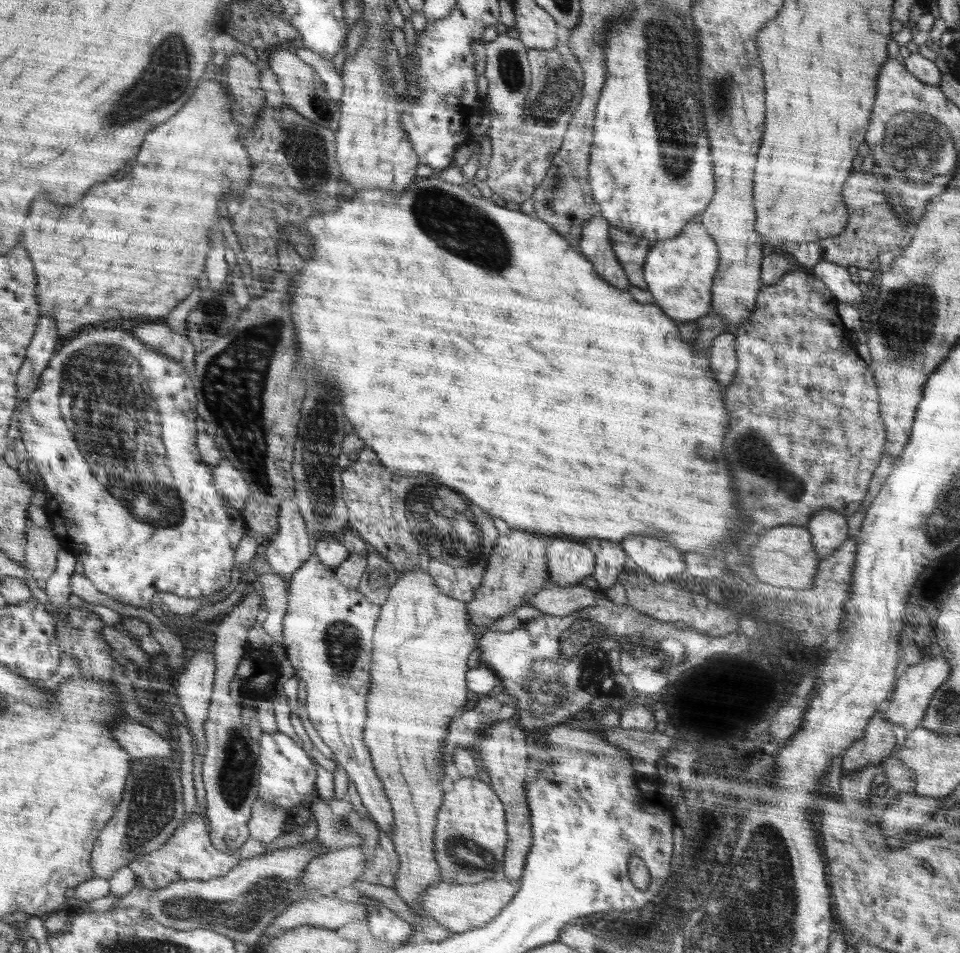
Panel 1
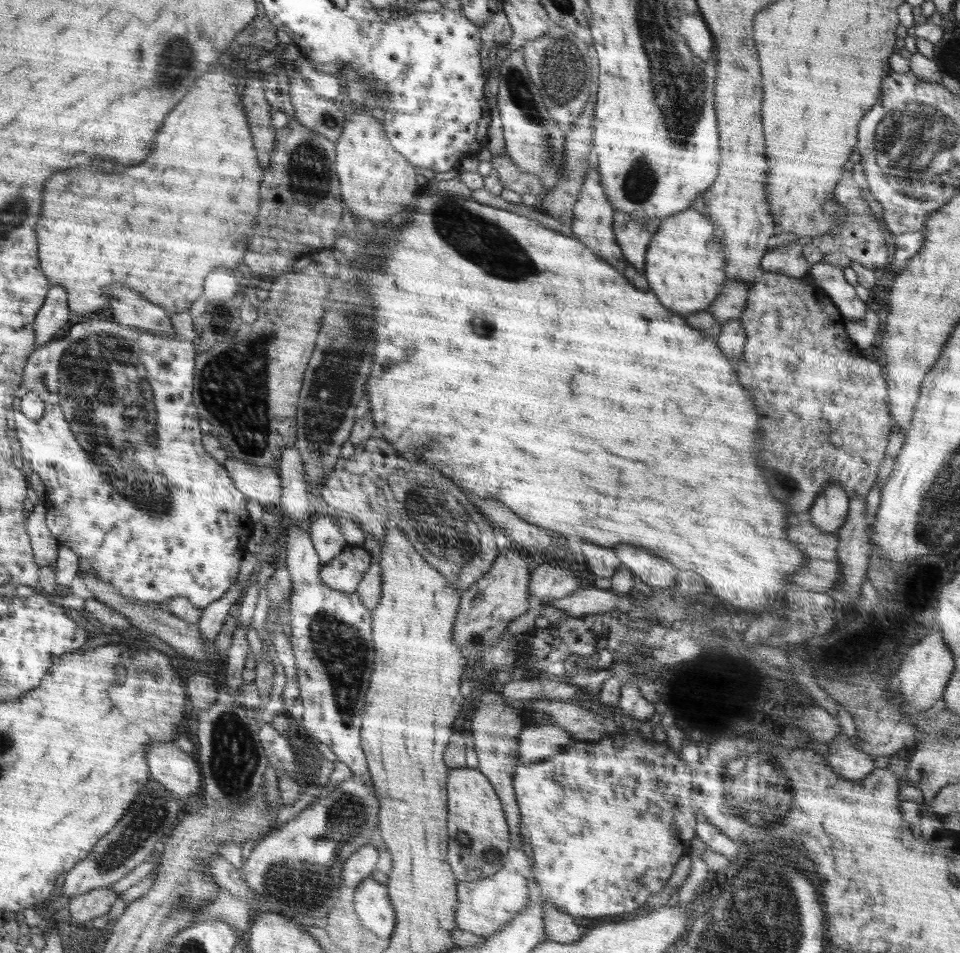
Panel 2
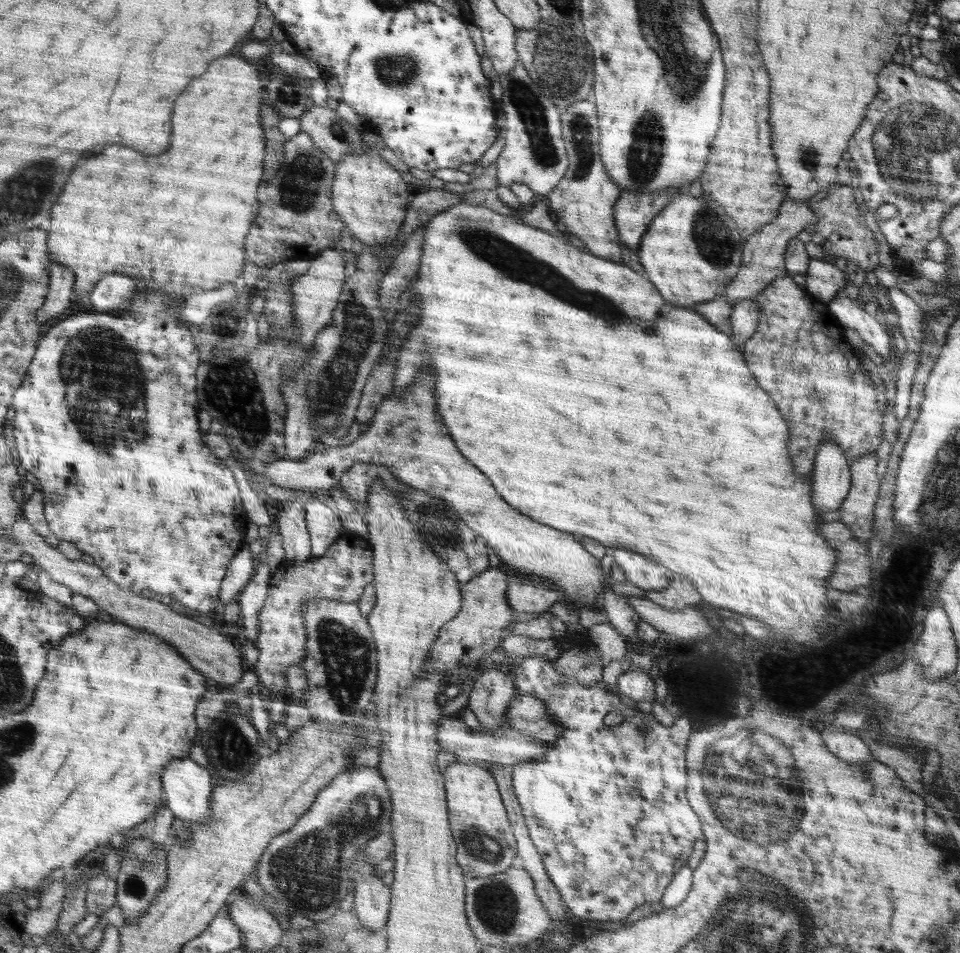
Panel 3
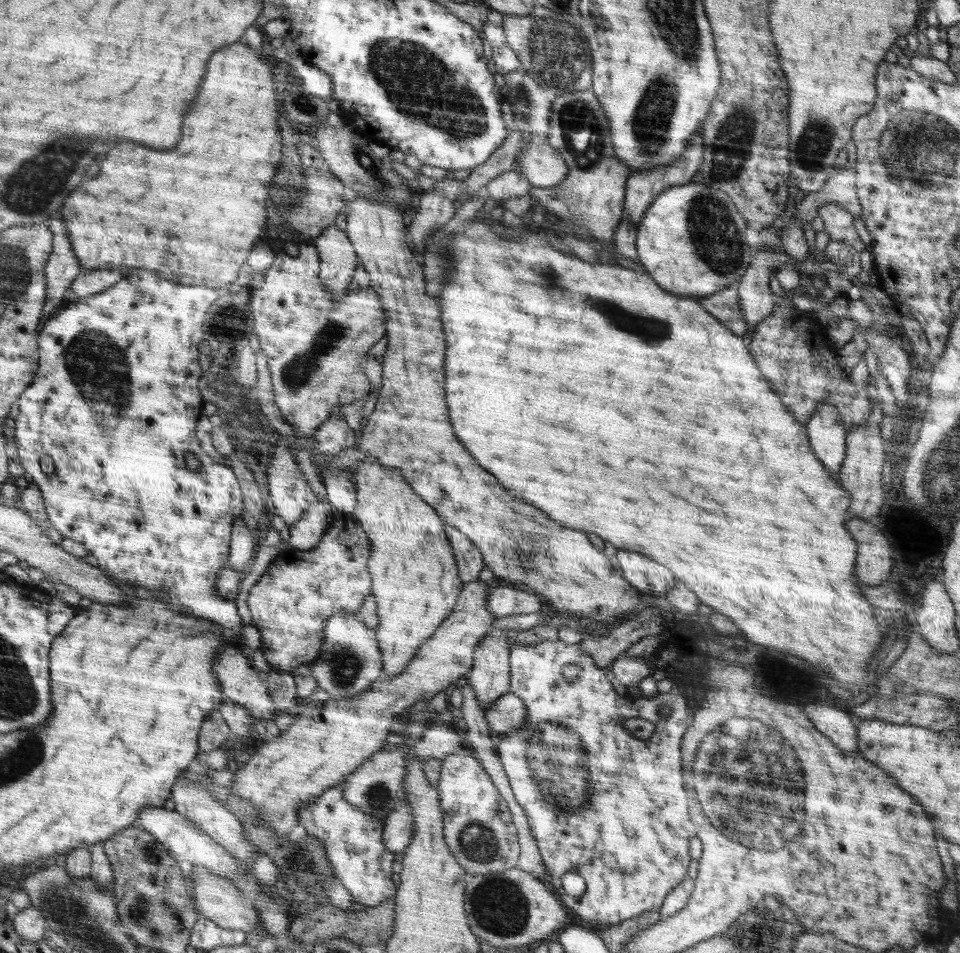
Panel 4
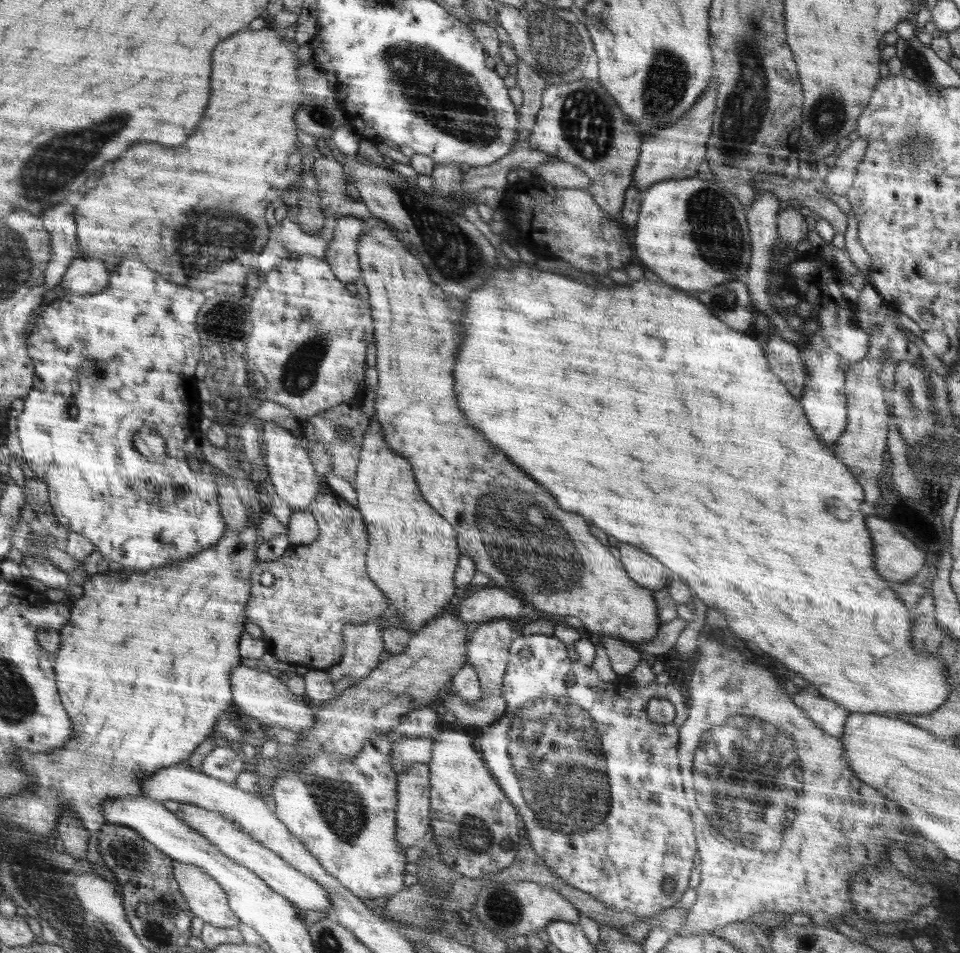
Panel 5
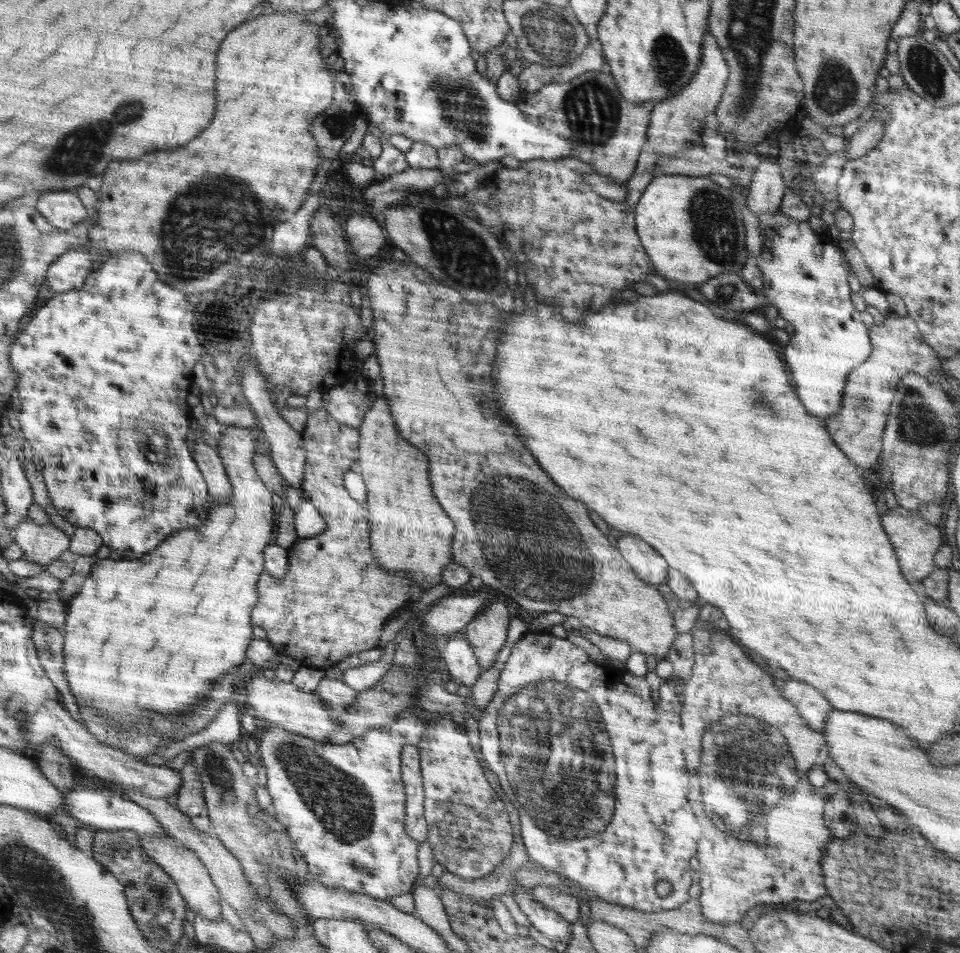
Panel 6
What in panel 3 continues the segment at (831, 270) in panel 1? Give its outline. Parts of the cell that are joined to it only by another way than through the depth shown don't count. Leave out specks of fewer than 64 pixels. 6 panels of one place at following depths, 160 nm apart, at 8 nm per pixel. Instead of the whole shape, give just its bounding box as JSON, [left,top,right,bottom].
[828,287,893,358]

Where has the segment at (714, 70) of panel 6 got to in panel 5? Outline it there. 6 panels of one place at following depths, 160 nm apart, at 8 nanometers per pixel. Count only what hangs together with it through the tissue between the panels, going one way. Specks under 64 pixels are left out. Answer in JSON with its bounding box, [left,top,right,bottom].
[633,82,717,192]

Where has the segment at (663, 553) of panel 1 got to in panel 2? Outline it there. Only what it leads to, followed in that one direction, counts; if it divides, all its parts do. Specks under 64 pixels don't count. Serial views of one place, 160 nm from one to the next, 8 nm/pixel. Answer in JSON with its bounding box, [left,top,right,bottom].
[615,546,680,588]

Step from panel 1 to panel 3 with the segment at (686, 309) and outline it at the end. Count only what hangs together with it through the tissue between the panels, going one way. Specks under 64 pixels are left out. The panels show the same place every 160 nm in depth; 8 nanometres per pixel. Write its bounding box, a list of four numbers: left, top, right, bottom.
[638,191,743,308]

